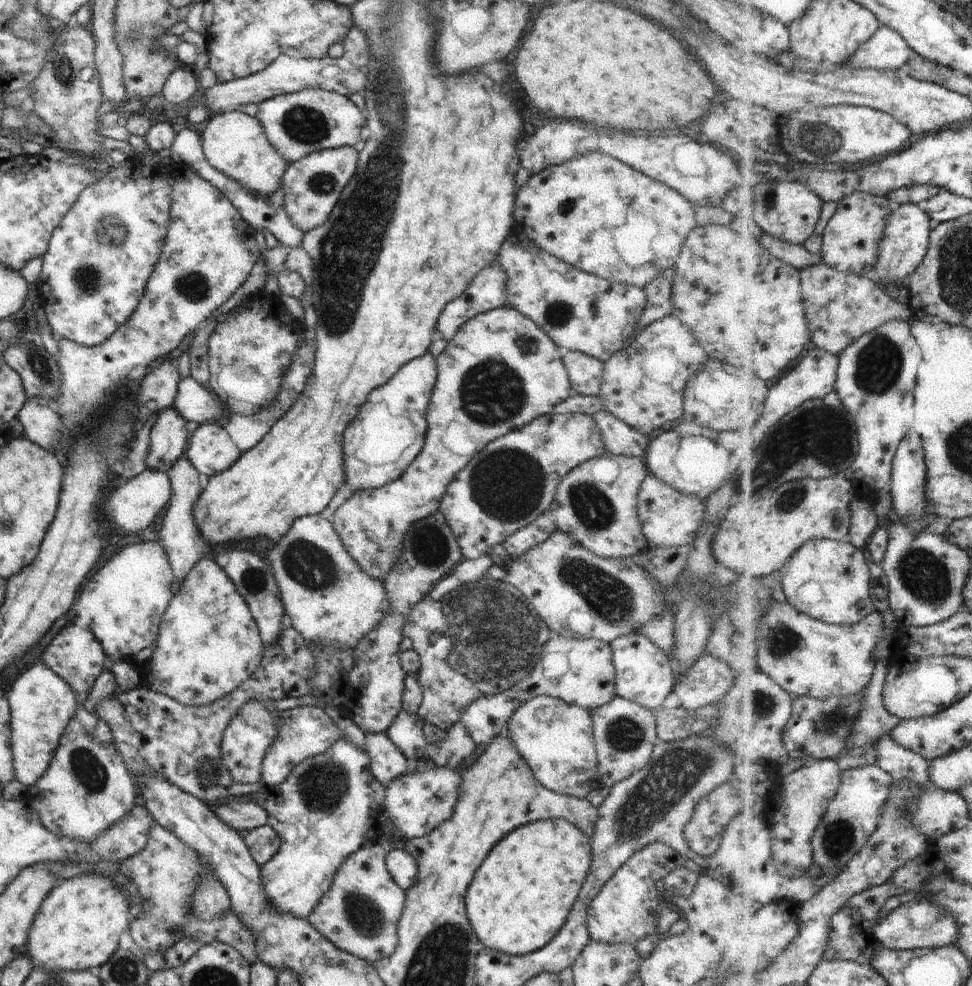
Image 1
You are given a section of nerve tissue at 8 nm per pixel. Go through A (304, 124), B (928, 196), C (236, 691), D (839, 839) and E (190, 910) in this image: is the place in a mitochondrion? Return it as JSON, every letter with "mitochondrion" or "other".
{"A":"mitochondrion","B":"other","C":"other","D":"mitochondrion","E":"other"}

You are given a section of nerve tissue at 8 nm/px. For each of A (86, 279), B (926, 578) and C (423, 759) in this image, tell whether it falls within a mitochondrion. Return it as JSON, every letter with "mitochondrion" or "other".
{"A":"mitochondrion","B":"mitochondrion","C":"other"}

